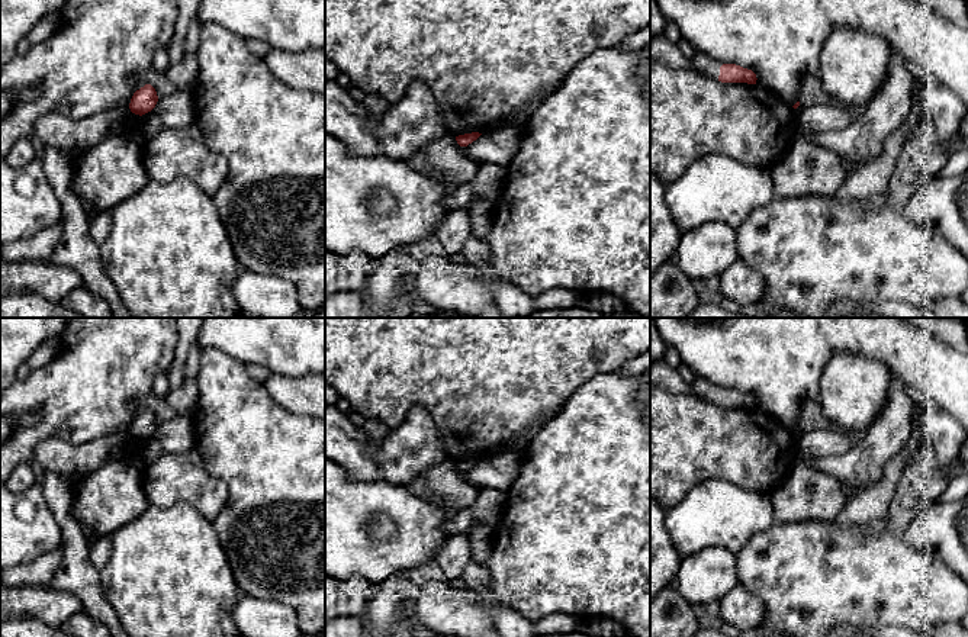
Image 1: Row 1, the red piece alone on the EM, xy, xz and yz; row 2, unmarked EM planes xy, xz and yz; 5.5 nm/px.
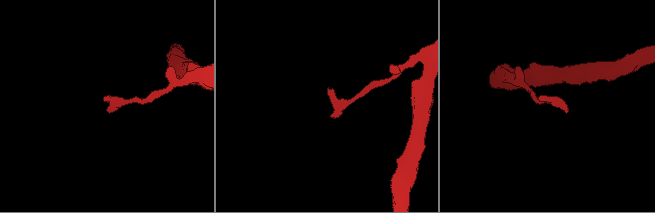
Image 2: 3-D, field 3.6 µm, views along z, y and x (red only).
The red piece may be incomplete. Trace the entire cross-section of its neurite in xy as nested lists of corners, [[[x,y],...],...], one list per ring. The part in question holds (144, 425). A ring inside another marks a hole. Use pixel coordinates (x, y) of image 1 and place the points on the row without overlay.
[[[145,409],[136,415],[131,424],[129,434],[135,440],[145,440],[151,437],[158,427],[155,414],[151,409]]]

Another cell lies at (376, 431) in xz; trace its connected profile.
[[[369,418],[366,419],[363,430],[366,431],[367,437],[374,443],[379,444],[380,441],[385,440],[386,434],[389,432],[389,428],[386,424],[374,419],[374,418]]]

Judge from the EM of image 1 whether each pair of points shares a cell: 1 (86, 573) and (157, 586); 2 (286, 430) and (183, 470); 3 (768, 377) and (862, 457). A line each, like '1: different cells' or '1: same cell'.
1: different cells
2: different cells
3: different cells

